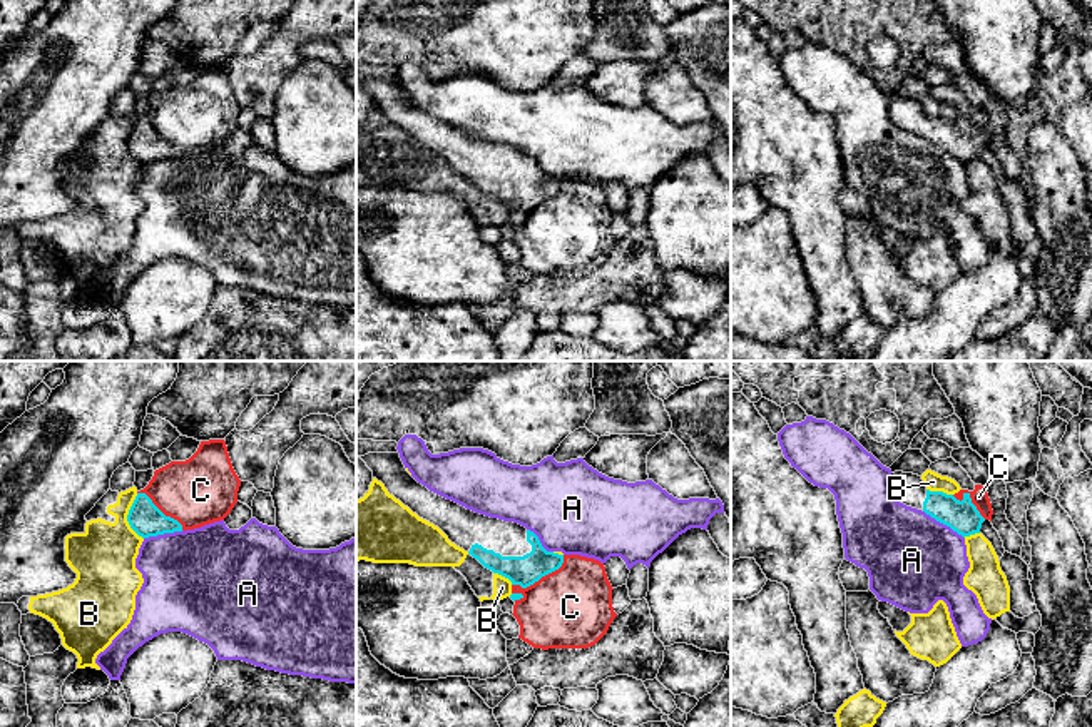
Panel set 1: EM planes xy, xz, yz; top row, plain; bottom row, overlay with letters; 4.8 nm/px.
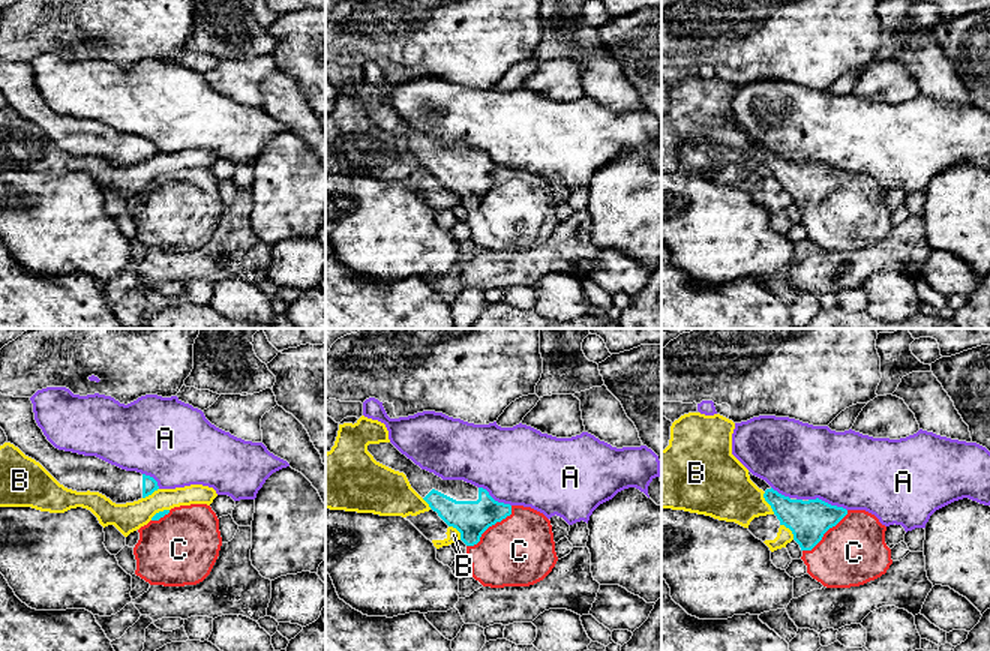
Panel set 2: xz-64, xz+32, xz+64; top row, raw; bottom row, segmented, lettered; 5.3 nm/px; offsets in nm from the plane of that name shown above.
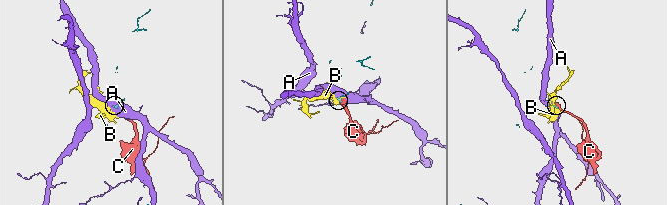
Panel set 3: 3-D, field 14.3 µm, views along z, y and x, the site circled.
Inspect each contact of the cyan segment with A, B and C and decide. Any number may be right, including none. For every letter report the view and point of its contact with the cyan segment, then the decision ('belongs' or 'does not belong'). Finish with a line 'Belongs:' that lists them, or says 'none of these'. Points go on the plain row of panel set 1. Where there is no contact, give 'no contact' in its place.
A: yz (944, 149) | does not belong
B: xy (127, 142) | does not belong
C: xz (540, 203) | belongs
Belongs: C

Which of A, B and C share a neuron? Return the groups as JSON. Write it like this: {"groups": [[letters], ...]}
{"groups": [["A"], ["B"], ["C"]]}

